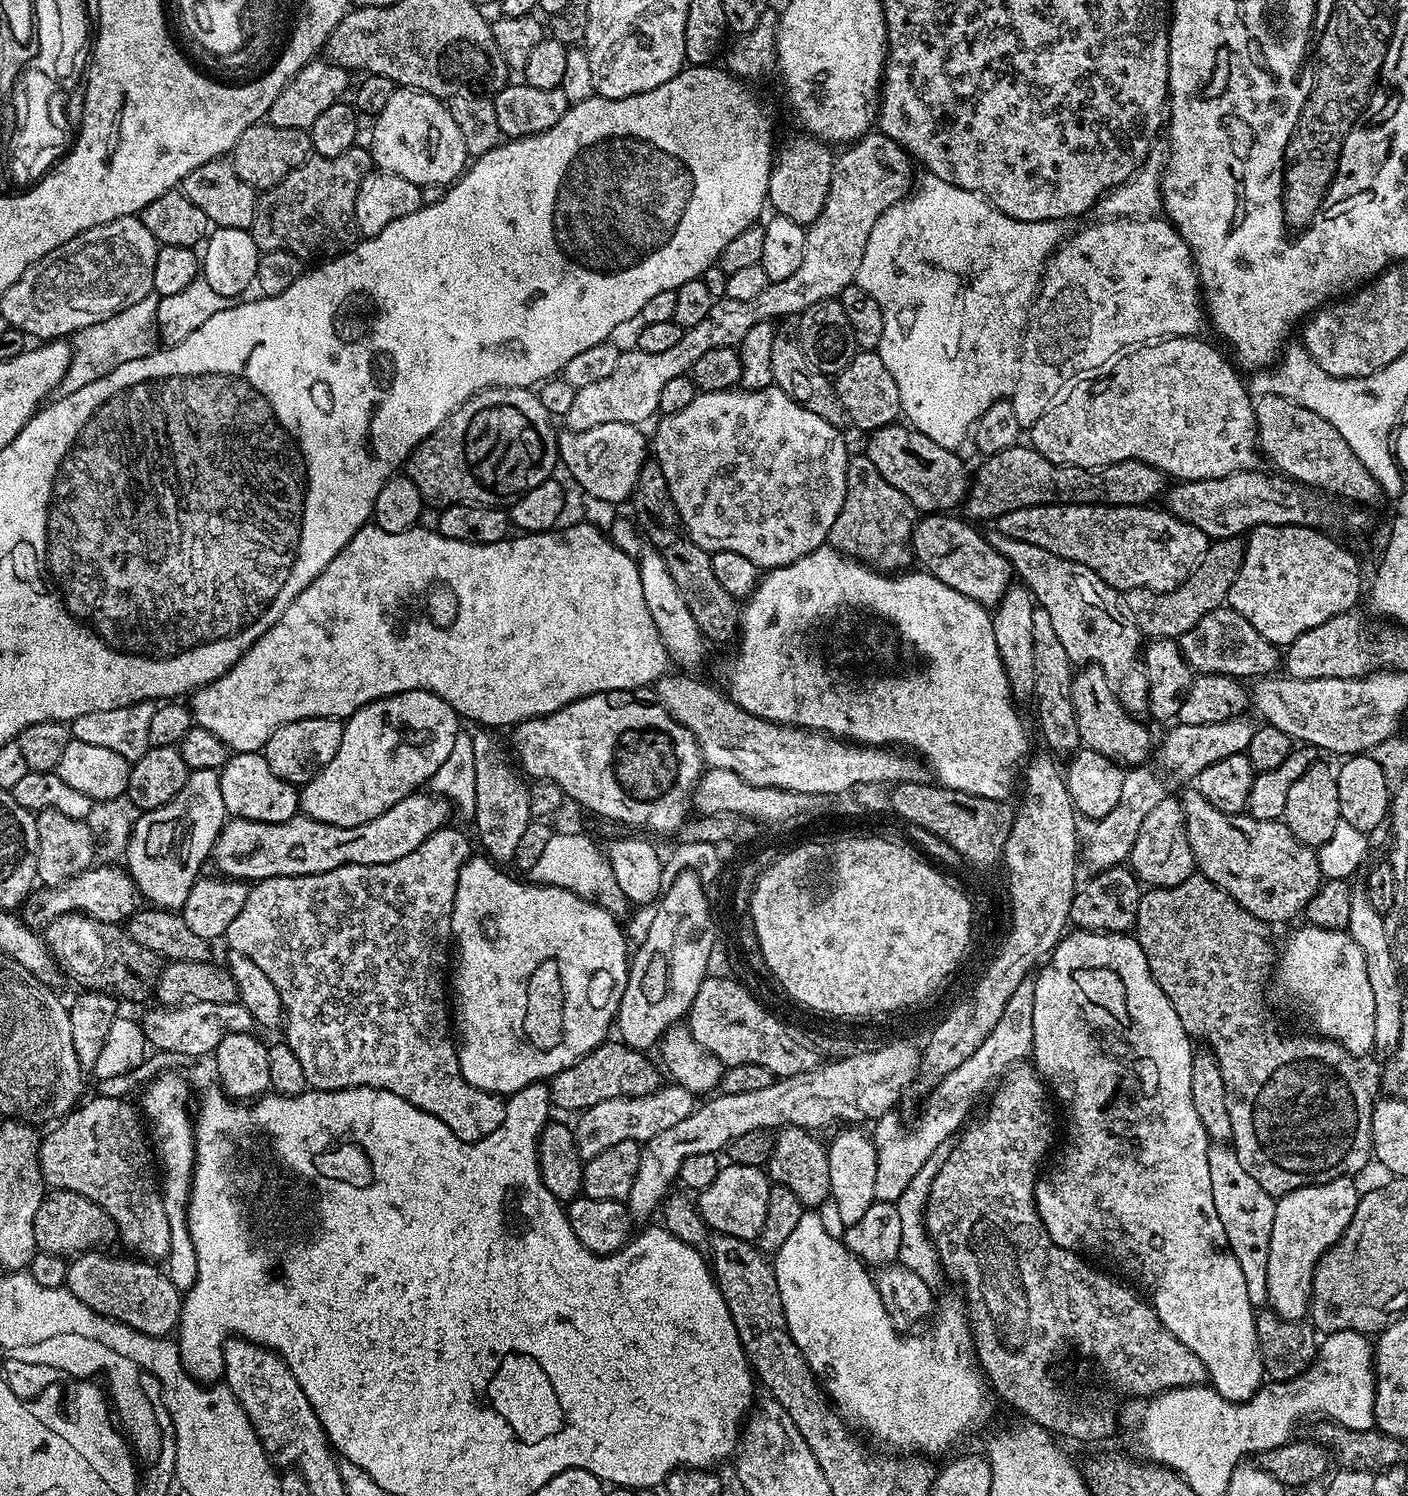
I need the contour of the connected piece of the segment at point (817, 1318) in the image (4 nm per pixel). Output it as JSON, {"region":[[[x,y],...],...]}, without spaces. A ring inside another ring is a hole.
{"region":[[[816,1210],[804,1211],[802,1218],[798,1218],[798,1226],[794,1226],[794,1234],[790,1234],[786,1243],[774,1253],[776,1281],[788,1333],[803,1352],[809,1370],[820,1381],[829,1401],[853,1429],[869,1432],[878,1443],[888,1447],[885,1449],[936,1458],[988,1412],[990,1388],[983,1371],[977,1367],[965,1305],[948,1296],[941,1304],[939,1301],[930,1320],[932,1329],[929,1332],[921,1336],[901,1334],[892,1324],[890,1314],[886,1314],[875,1279],[864,1261],[845,1248],[843,1239],[836,1237],[835,1240],[828,1233],[820,1214]]]}

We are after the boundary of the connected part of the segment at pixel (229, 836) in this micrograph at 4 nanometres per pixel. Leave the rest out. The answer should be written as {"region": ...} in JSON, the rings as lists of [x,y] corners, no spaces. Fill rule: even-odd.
{"region":[[[424,790],[402,798],[386,814],[378,814],[362,826],[330,826],[298,814],[281,824],[267,824],[232,818],[225,823],[216,840],[214,861],[217,873],[234,880],[255,882],[275,876],[309,876],[326,870],[338,870],[347,864],[385,864],[398,862],[412,850],[418,850],[426,838],[449,823],[449,801]]]}

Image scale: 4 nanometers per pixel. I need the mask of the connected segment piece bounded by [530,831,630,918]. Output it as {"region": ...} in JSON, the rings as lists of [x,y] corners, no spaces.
{"region":[[[583,831],[578,834],[552,835],[549,844],[538,857],[538,863],[531,870],[531,883],[558,886],[563,891],[570,890],[578,894],[580,899],[589,900],[591,904],[604,909],[607,915],[624,918],[630,911],[626,894],[622,894],[622,886],[618,886],[618,878],[614,878],[614,870],[610,866],[605,849],[599,848],[586,836]]]}

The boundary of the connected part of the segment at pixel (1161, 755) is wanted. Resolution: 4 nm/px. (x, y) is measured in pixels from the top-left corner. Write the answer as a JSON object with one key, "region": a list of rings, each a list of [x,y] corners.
{"region":[[[1239,716],[1226,722],[1210,722],[1206,726],[1190,726],[1189,724],[1177,723],[1164,736],[1164,741],[1159,741],[1154,752],[1156,768],[1168,775],[1172,784],[1180,784],[1183,780],[1195,781],[1196,775],[1206,766],[1210,766],[1219,760],[1231,760],[1247,753],[1250,746],[1250,738],[1254,731],[1254,724],[1248,718]]]}

